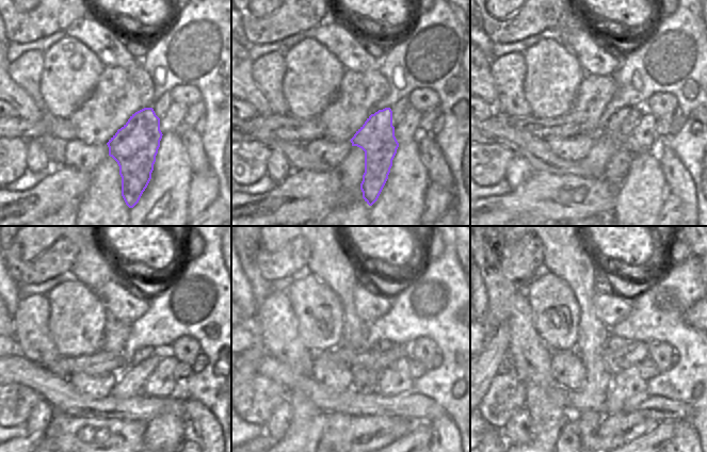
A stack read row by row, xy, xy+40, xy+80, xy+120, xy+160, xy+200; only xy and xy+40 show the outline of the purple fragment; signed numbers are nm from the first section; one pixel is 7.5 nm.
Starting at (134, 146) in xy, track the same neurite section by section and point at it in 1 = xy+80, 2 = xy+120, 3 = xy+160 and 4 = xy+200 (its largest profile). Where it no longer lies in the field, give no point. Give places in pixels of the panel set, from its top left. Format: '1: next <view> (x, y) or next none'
1: next xy+80 (617, 166)
2: next xy+120 (144, 353)
3: next xy+160 (381, 345)
4: next xy+200 (614, 342)

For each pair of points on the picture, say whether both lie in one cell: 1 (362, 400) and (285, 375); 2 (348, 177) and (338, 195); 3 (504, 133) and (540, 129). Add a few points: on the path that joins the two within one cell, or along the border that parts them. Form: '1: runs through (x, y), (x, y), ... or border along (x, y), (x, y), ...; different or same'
1: runs through (342, 400), (325, 400), (304, 383); same
2: border along (336, 170), (351, 202), (333, 210); different
3: border along (507, 116), (507, 119), (515, 128), (545, 140); different

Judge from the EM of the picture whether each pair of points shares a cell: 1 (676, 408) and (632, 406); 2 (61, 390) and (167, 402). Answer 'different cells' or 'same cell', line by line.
1: same cell
2: same cell

